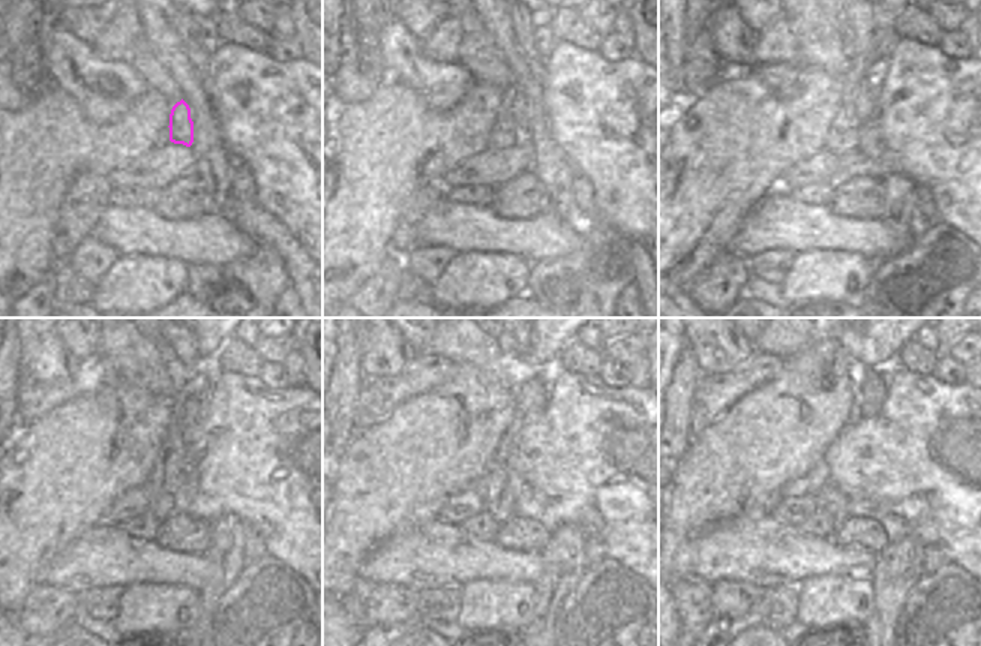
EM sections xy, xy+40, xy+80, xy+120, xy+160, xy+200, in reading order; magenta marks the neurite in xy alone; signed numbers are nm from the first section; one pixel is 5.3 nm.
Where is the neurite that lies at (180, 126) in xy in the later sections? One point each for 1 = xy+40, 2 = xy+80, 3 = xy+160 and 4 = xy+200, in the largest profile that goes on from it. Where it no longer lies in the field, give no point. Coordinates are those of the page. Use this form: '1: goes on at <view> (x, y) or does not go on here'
1: goes on at xy+40 (519, 111)
2: goes on at xy+80 (867, 98)
3: goes on at xy+160 (540, 400)
4: goes on at xy+200 (875, 390)

